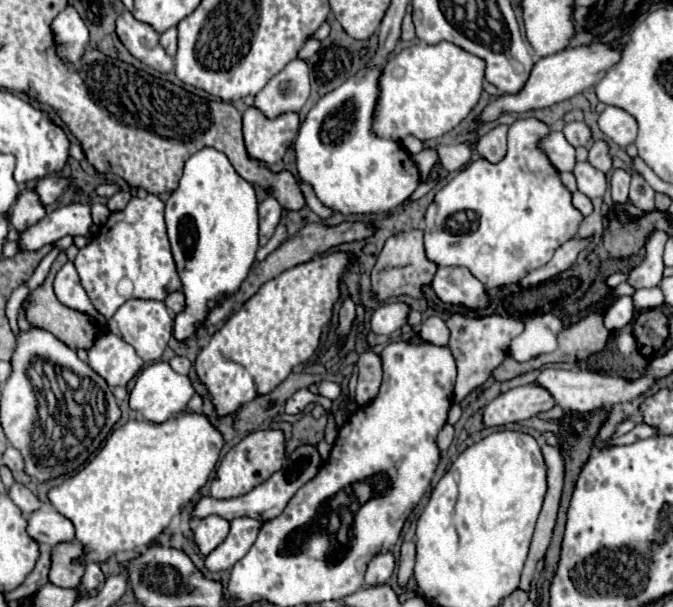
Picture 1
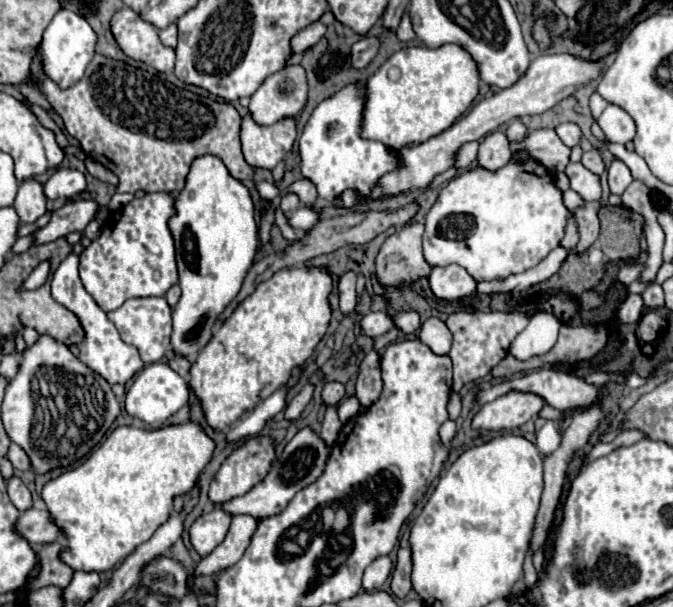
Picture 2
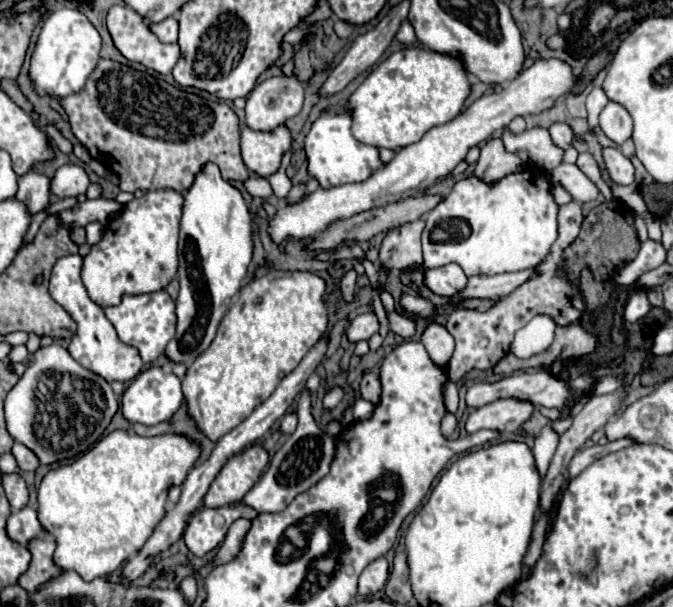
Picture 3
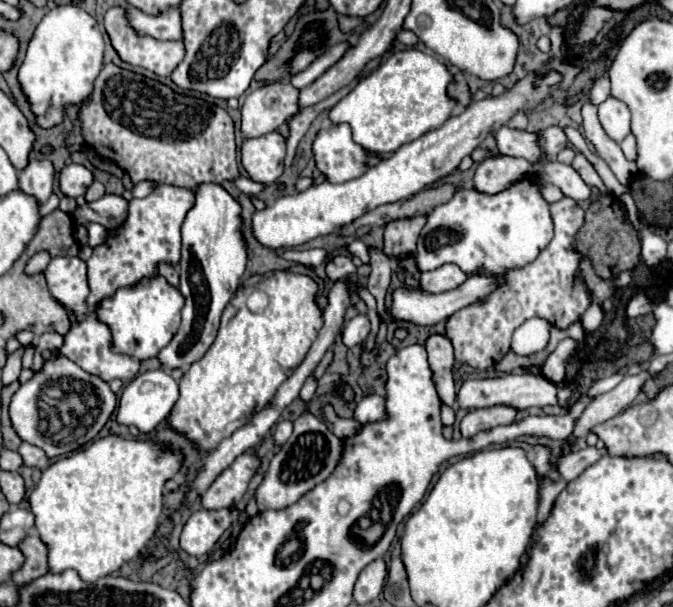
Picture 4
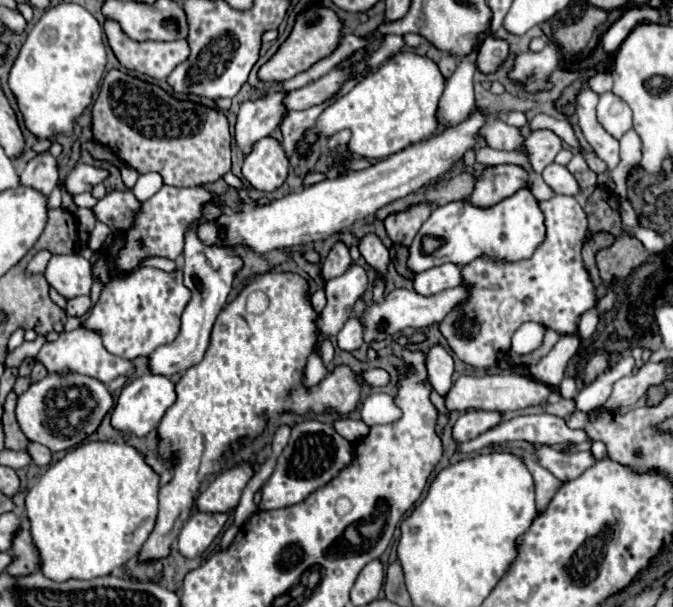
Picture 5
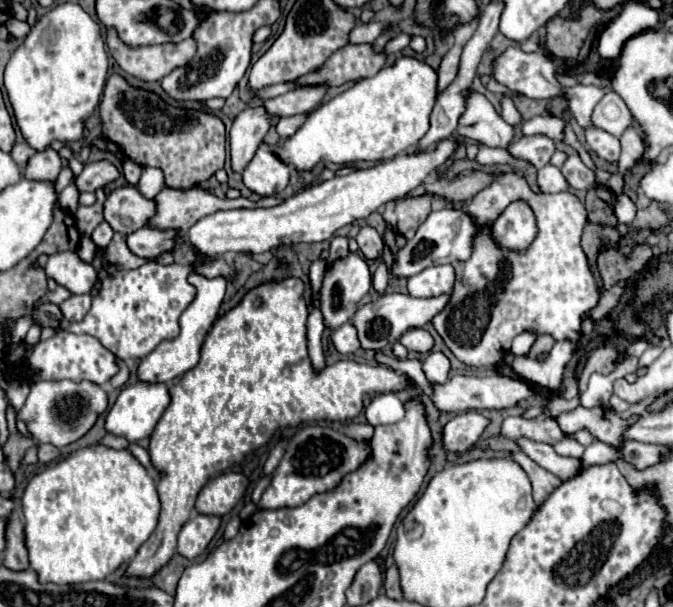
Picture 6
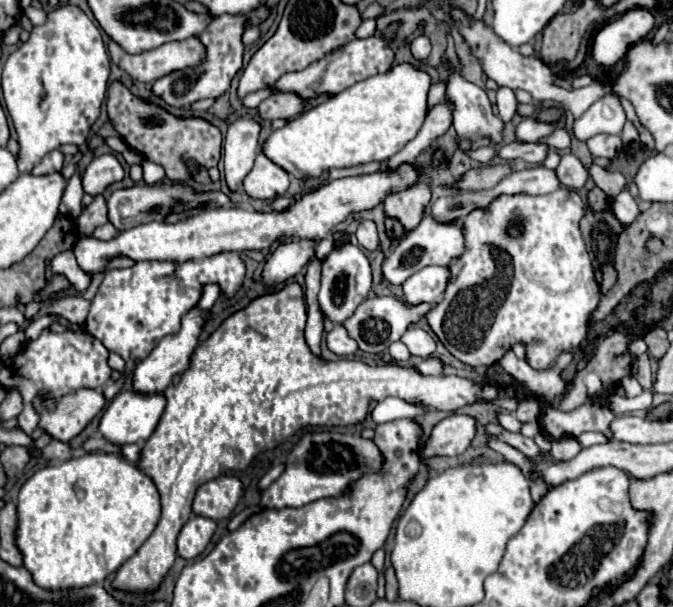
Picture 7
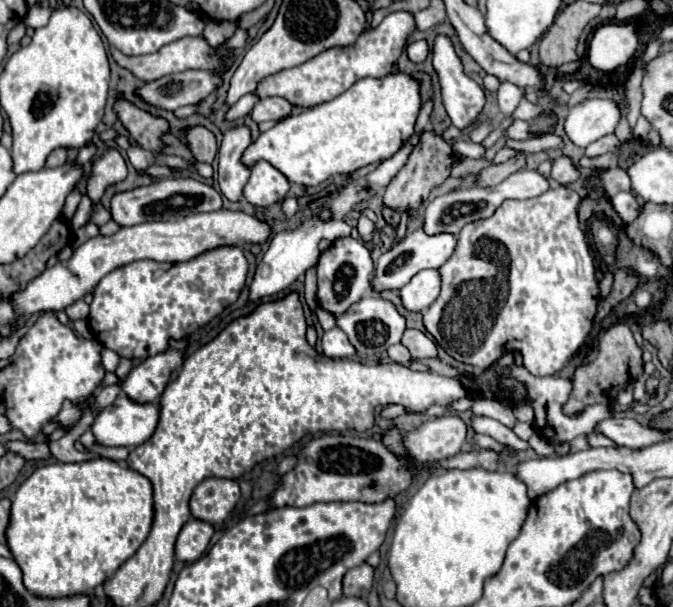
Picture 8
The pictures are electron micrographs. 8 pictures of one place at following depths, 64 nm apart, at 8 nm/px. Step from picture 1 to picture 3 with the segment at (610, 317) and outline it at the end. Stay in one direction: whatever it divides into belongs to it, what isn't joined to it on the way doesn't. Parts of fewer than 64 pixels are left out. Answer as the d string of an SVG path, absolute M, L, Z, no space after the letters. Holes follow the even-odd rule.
M632 296L624 308L624 320L626 322L636 322L640 318L644 318L650 312L652 304L648 302L646 296Z

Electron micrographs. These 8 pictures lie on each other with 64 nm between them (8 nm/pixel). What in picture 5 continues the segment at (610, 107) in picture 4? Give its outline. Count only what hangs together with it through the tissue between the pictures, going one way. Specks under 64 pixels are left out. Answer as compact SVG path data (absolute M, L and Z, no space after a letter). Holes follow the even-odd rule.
M606 92L600 96L596 116L602 128L614 138L622 138L622 134L632 128L632 112L628 104L614 92Z

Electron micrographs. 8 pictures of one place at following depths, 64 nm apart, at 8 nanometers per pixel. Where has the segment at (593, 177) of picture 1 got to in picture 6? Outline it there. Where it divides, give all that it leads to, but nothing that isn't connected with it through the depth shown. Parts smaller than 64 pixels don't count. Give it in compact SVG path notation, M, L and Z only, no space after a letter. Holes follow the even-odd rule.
M546 164L544 168L540 168L538 174L536 174L536 180L538 180L540 192L544 192L544 194L568 190L568 182L566 182L566 178L562 176L560 168L556 168L556 166L552 166L552 164Z

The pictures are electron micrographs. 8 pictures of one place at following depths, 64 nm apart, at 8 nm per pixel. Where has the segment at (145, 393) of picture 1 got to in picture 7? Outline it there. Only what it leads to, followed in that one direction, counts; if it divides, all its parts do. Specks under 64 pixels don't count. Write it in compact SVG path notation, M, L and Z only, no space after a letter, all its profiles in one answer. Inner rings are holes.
M124 390L104 410L100 424L98 424L98 432L116 446L144 442L154 432L154 428L164 412L164 406L166 406L166 400L162 394L138 394L134 390Z

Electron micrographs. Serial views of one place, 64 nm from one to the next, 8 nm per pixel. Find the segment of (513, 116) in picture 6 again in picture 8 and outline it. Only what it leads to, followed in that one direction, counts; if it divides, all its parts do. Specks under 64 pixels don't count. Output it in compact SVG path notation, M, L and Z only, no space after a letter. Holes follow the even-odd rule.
M502 82L498 88L498 104L504 116L512 116L512 112L516 110L518 102L522 98L522 88L518 88L512 82Z

